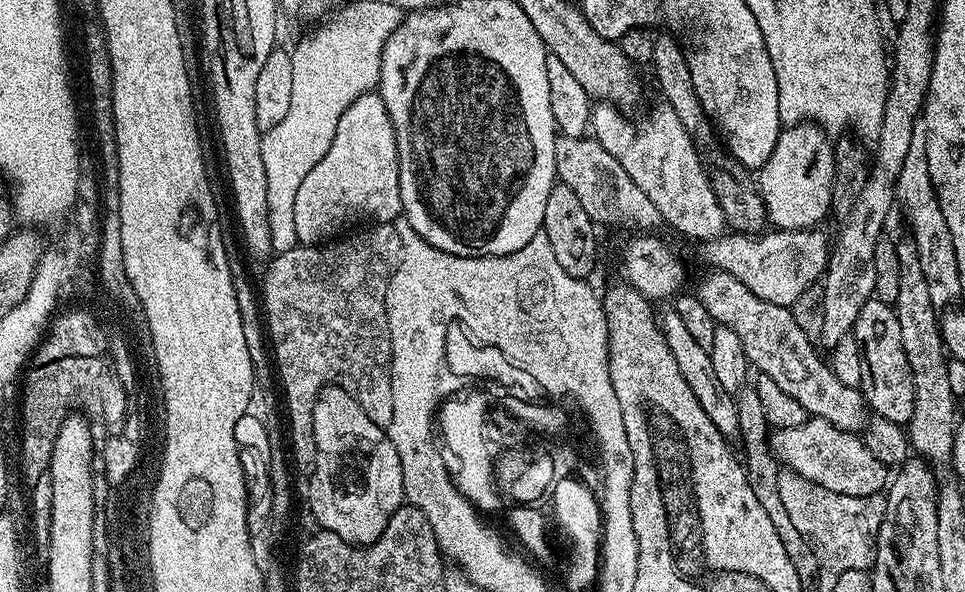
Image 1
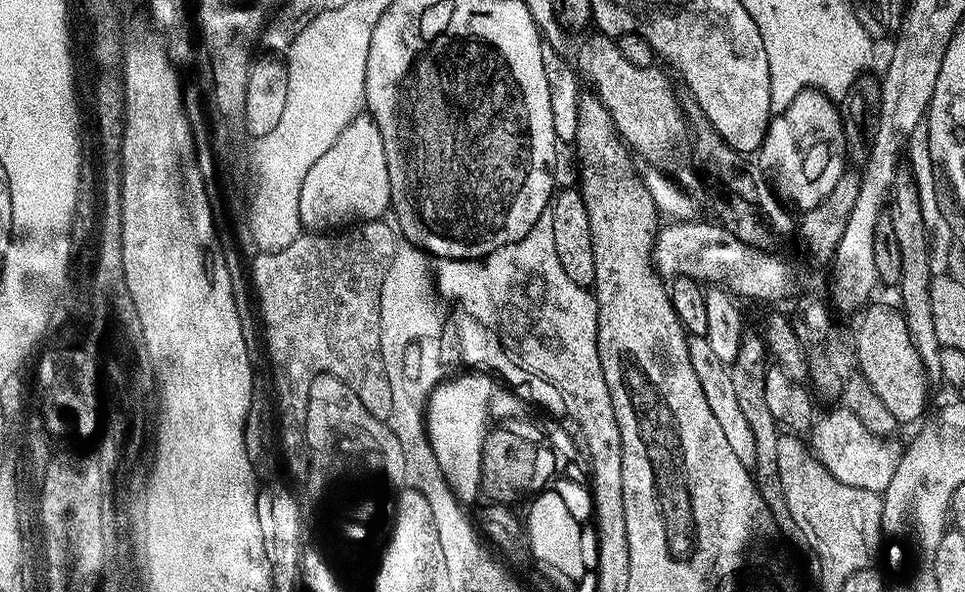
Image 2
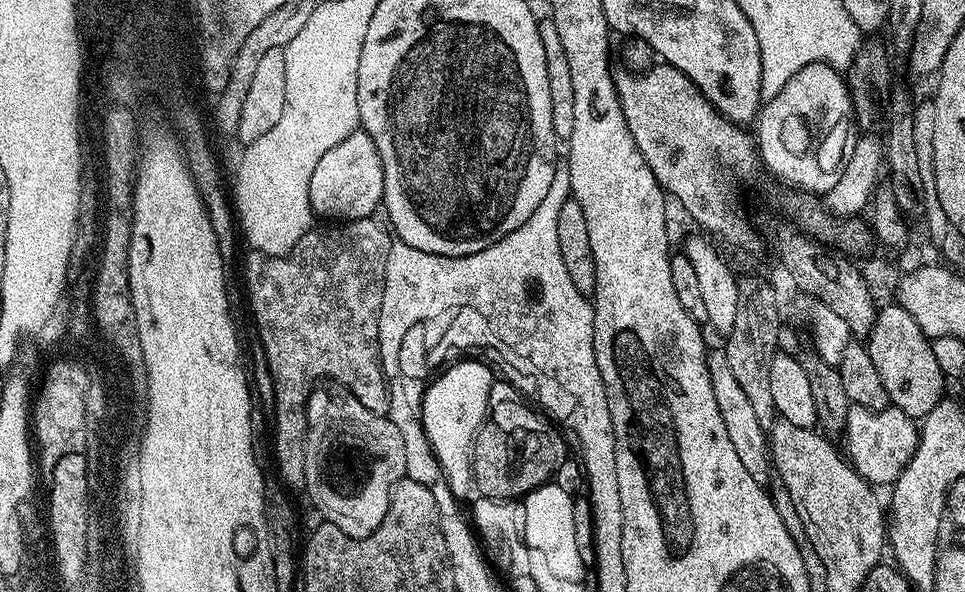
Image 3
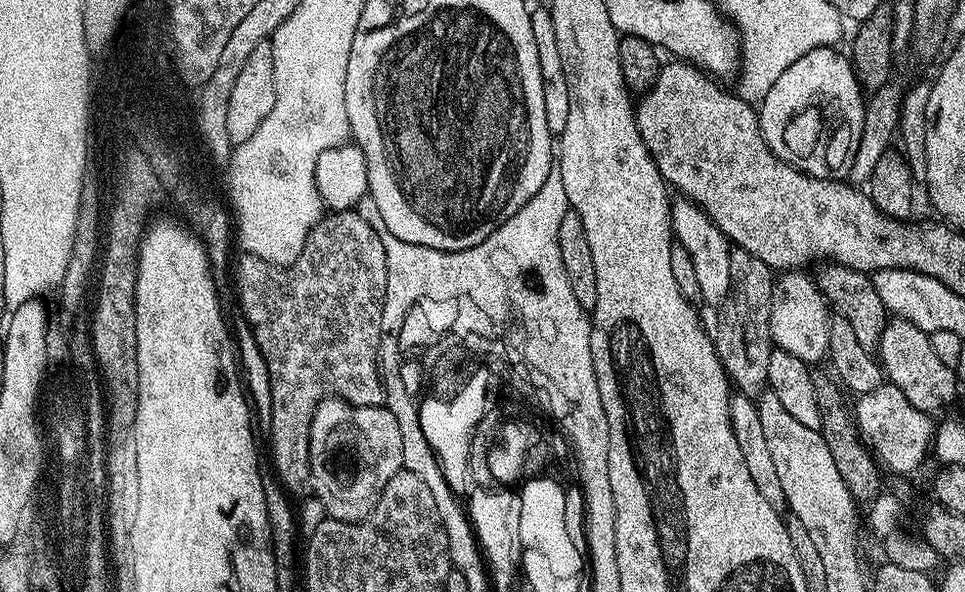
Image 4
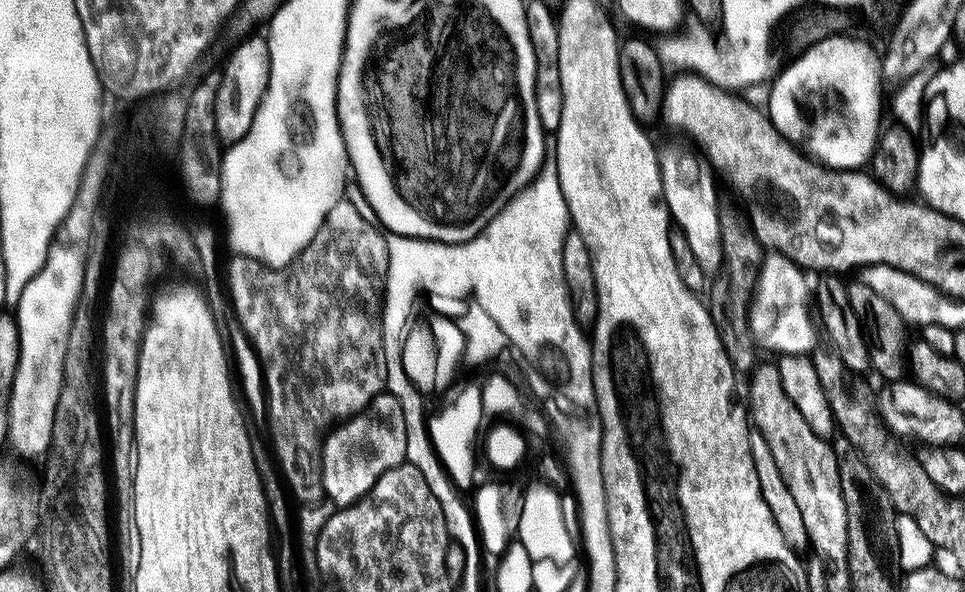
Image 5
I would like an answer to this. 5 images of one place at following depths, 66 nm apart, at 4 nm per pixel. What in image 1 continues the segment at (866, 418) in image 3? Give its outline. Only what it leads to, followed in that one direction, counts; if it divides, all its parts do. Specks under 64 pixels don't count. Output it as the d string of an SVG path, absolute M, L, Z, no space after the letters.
M809 417L802 426L775 429L769 437L769 444L777 461L789 471L835 493L851 497L875 496L887 487L890 478L887 465L870 456L857 433L836 427L826 418Z

